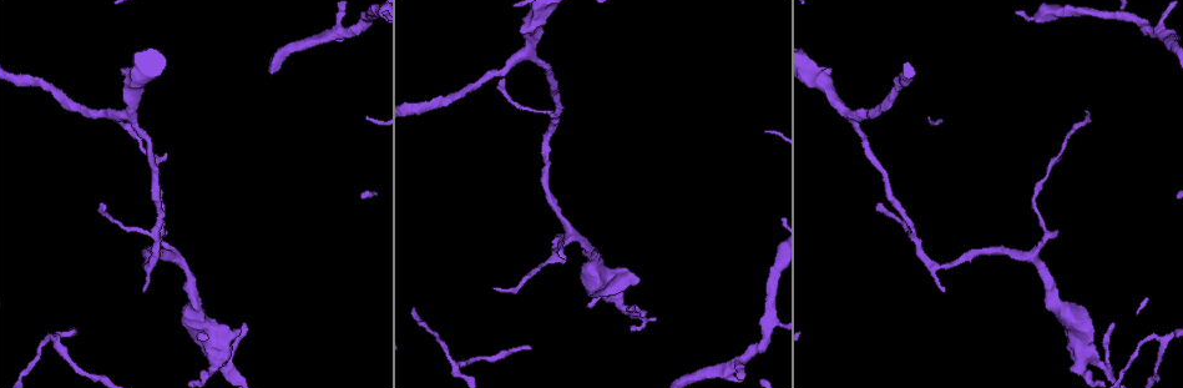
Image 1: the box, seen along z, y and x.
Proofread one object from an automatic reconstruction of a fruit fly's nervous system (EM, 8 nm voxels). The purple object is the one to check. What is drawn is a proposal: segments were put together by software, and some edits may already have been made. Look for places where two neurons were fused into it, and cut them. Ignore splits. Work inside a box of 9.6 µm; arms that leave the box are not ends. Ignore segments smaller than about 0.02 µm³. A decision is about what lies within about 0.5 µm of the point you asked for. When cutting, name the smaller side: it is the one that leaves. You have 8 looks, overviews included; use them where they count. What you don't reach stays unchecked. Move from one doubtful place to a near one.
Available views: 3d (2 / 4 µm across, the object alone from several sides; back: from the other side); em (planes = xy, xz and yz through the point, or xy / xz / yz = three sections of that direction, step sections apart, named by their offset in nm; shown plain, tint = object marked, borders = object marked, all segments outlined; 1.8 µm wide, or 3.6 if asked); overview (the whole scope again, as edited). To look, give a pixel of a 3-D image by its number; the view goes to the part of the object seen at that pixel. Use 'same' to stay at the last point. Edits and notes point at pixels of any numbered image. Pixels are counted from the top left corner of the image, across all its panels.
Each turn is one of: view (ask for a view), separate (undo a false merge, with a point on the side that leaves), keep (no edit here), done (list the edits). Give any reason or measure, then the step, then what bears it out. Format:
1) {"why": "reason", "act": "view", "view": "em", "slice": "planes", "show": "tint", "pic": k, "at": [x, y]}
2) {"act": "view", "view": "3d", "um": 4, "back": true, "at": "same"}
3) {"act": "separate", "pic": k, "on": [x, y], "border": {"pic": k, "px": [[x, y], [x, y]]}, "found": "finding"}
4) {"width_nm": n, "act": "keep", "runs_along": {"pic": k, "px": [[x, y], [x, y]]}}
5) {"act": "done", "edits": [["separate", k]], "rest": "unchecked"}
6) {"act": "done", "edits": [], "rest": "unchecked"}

{"why": "sharp bend", "act": "view", "view": "3d", "um": 4, "pic": 1, "at": [560, 251]}

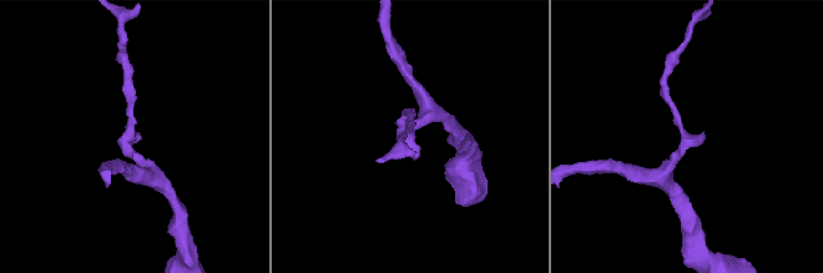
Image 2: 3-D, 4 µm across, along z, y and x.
{"why": "now the EM", "act": "view", "view": "em", "slice": "planes", "show": "tint", "pic": 2, "at": [685, 135]}

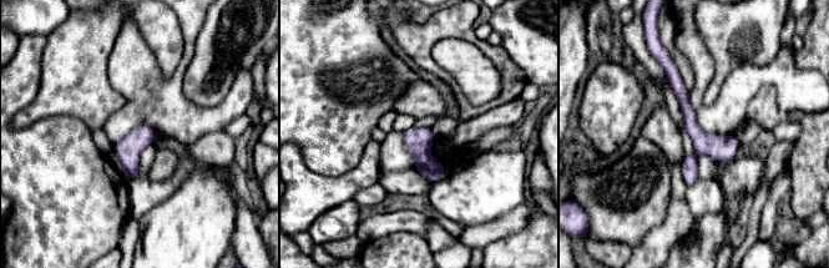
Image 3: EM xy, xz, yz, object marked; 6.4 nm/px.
{"act": "keep", "runs_along": {"pic": 3, "px": [[672, 66], [697, 135], [688, 182]]}, "found": "one neuron here"}

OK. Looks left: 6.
{"why": "three-way junction", "act": "view", "view": "em", "slice": "yz", "step": 8, "show": "tint", "pic": 1, "at": [1077, 338]}

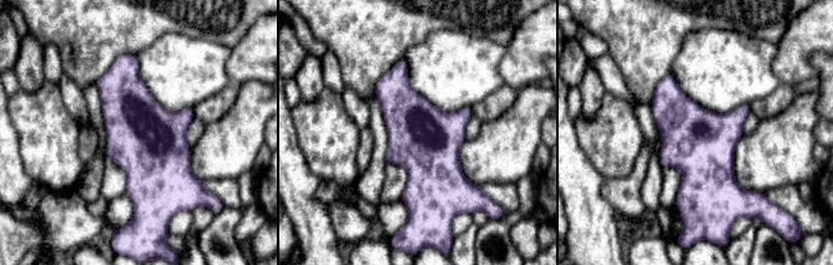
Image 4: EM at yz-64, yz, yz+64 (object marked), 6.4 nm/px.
{"act": "keep", "found": "one neuron here"}

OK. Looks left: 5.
{"why": "a fork", "act": "view", "view": "3d", "um": 4, "pic": 1, "at": [1162, 343]}

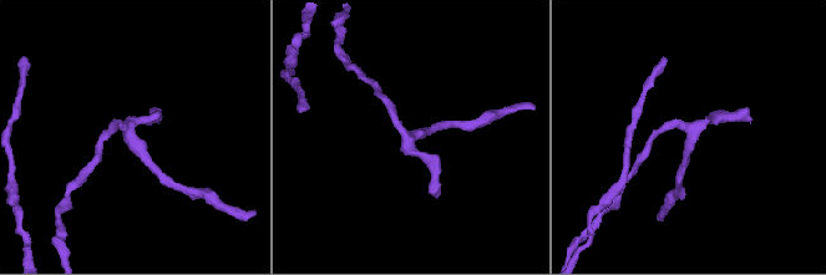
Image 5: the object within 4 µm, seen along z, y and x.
{"arms": 3, "why": "need the tissue", "act": "view", "view": "em", "slice": "planes", "show": "tint", "pic": 5, "at": [405, 136]}

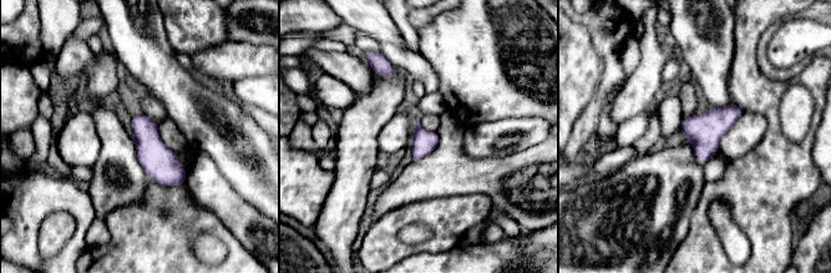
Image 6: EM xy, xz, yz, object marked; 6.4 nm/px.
{"act": "keep", "found": "all the same neuron"}

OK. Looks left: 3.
{"act": "done", "edits": [], "rest": "unchecked"}

